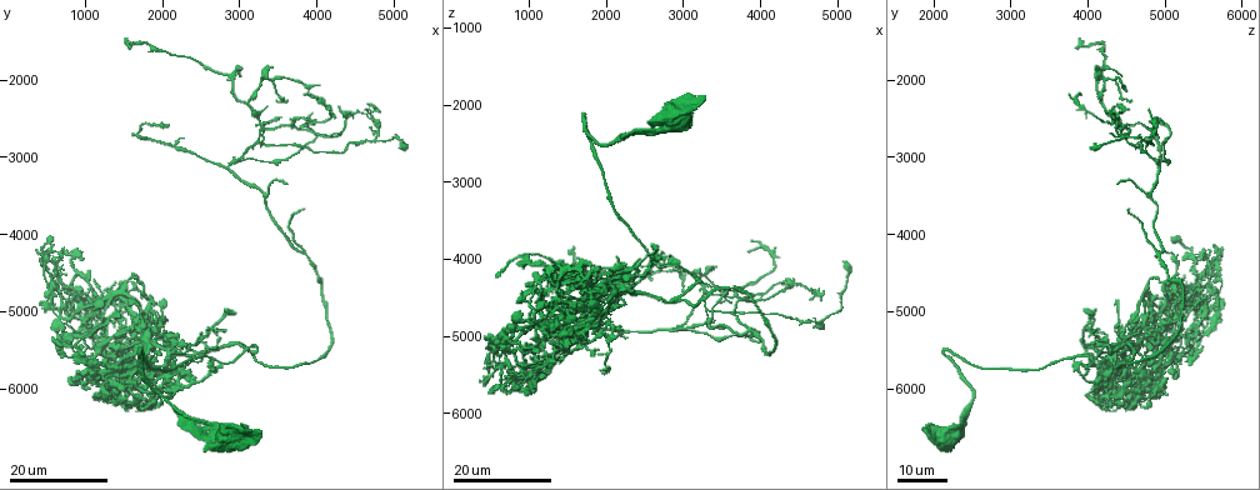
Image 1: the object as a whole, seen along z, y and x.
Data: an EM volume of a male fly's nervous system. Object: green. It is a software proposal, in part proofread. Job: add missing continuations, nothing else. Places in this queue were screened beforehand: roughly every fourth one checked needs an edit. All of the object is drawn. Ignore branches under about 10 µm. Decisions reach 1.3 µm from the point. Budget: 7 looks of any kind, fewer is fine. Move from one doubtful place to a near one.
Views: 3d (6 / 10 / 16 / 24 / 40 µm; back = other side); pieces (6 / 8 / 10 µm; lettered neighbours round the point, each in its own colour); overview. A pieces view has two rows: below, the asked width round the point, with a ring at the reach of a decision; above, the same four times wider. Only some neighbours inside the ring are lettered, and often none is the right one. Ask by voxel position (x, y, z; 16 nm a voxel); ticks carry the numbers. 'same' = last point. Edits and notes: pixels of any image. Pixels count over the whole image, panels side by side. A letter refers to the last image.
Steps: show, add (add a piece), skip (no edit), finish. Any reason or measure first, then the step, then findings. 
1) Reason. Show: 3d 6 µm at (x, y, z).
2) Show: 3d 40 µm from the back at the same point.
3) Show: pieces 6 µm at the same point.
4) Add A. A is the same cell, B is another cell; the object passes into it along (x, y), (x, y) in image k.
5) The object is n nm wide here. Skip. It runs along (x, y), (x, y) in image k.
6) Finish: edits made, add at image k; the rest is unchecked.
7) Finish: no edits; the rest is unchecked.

Thin end. Show: 3d 24 µm at (3650, 3350, 4350).

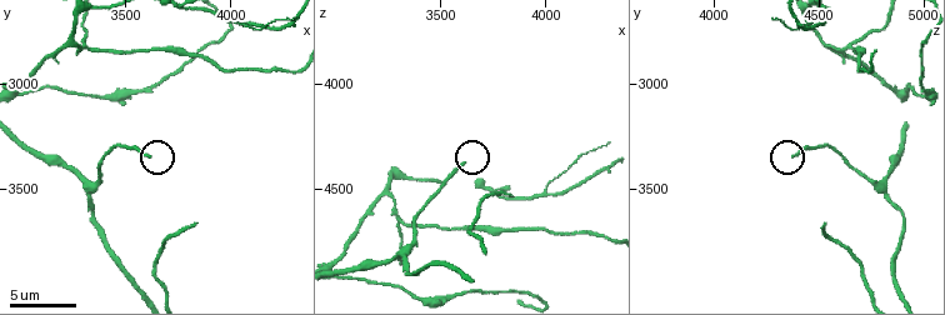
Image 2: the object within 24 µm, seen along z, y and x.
Show: pieces 8 µm at (3610, 3340, 4370).

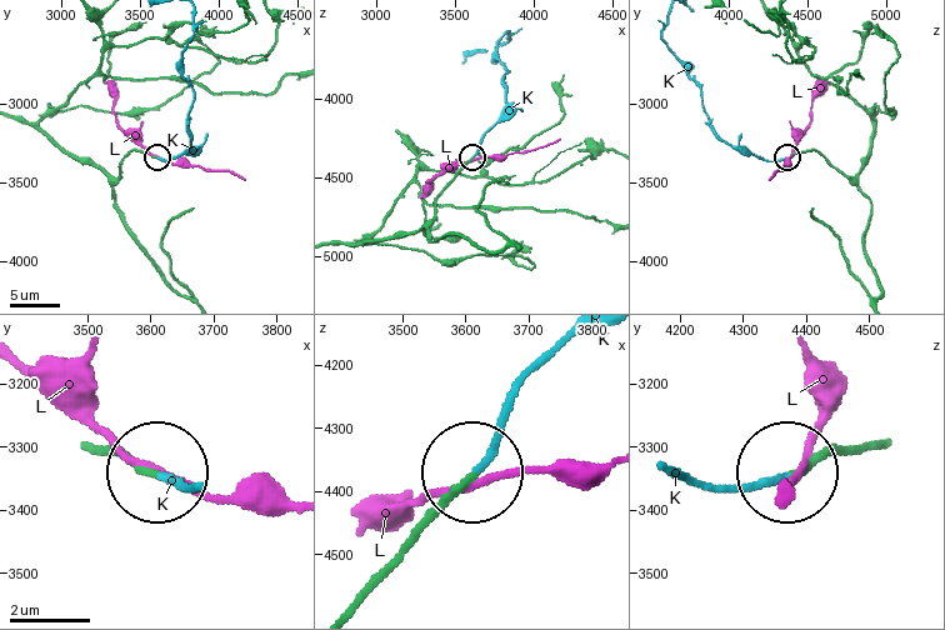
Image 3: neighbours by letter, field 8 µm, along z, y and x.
Add K. K is the same cell, L is another cell; it goes on there.

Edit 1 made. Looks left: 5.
See it whole again. Show: overview.

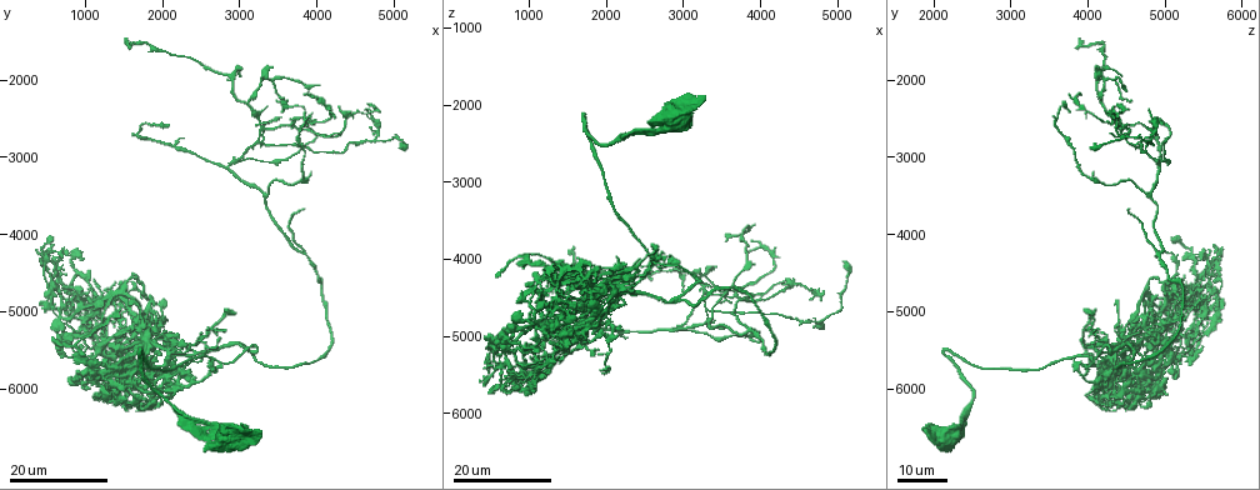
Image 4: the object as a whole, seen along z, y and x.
An open end. Show: 3d 24 µm at (3800, 3650, 4550).

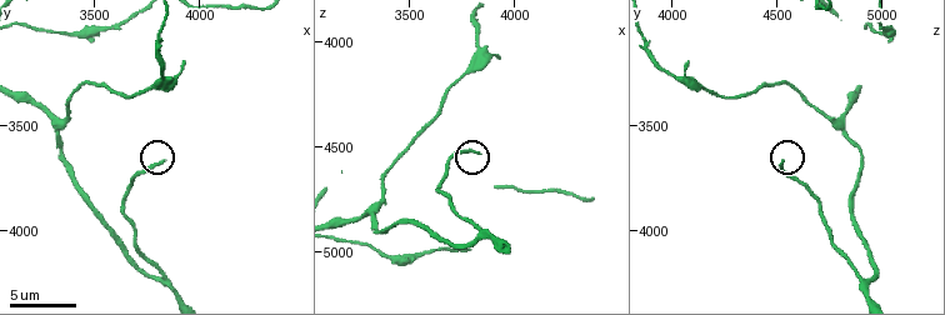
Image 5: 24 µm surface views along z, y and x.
Show: pieces 8 µm at (3840, 3670, 4530).

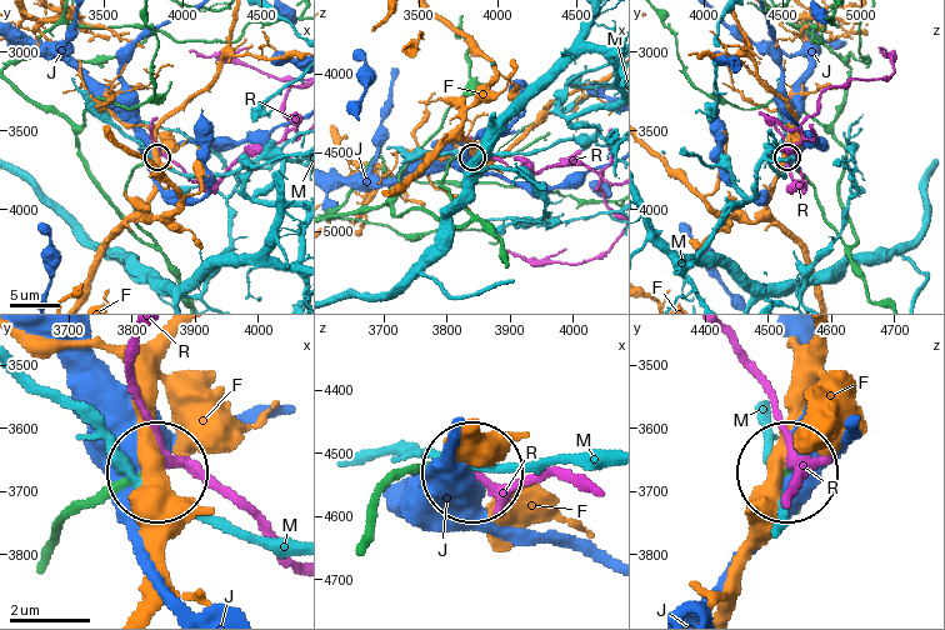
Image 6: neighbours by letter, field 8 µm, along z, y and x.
Add R. R is the same cell, F, J and M are other cells; it goes on there.

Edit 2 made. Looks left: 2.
Finish: edits made, add at image 3, add at image 6; the rest is unchecked.

